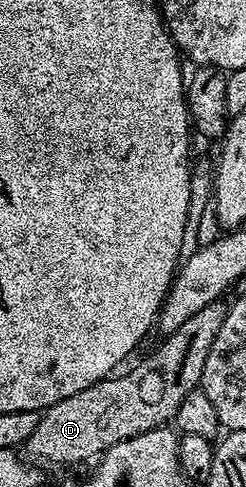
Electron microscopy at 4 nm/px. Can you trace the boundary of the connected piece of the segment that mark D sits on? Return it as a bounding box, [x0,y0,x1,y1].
[27,301,229,463]

